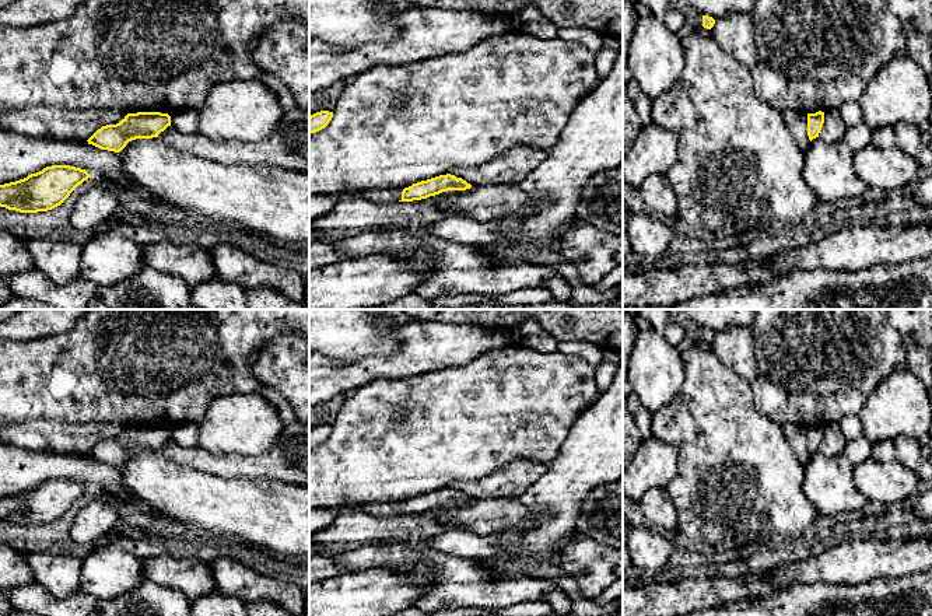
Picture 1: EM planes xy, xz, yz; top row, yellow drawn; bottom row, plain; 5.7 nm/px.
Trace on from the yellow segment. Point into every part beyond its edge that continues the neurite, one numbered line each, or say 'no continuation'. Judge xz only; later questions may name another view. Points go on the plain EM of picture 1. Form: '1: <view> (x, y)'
no continuation

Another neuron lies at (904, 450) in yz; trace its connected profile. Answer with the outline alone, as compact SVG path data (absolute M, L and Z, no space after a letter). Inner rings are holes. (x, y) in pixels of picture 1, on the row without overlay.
M898 435L894 440L886 440L872 445L870 458L877 462L896 461L904 468L911 469L919 480L932 483L932 463L921 454L921 444L918 440Z

